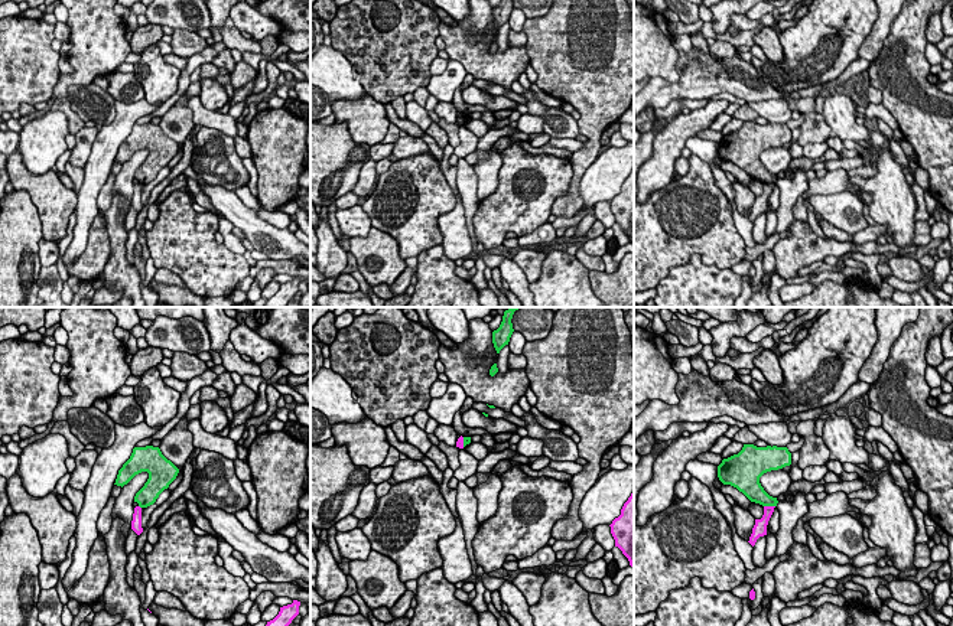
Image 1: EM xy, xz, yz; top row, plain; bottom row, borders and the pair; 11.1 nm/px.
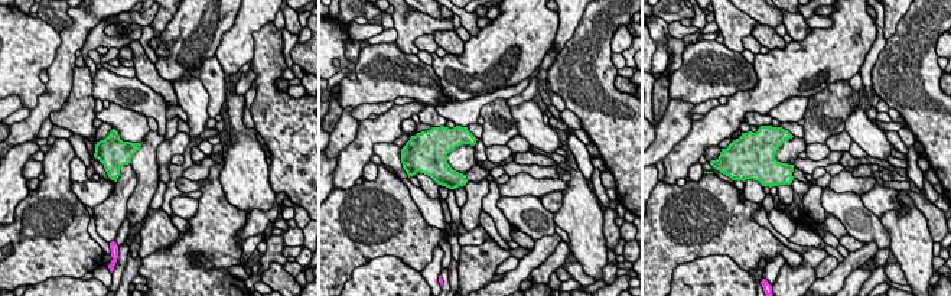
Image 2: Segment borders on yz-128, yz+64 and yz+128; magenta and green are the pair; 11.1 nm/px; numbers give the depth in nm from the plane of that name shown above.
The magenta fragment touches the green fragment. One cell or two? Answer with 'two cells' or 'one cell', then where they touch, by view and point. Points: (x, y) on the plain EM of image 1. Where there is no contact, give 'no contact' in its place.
two cells | yz (770, 183)

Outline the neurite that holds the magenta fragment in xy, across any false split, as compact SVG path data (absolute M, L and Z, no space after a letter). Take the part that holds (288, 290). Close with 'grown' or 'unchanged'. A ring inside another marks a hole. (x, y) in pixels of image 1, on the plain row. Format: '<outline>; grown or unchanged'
M293 277L292 281L280 284L279 291L267 299L263 307L286 307L292 297L299 291L300 278Z; unchanged

